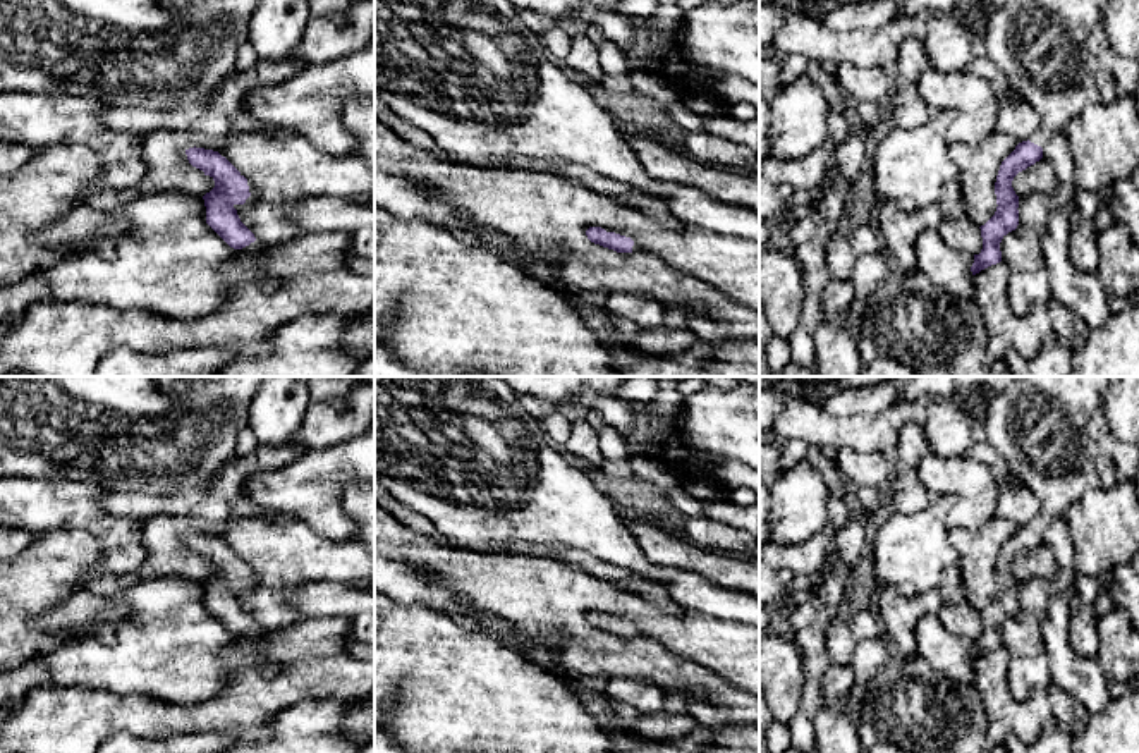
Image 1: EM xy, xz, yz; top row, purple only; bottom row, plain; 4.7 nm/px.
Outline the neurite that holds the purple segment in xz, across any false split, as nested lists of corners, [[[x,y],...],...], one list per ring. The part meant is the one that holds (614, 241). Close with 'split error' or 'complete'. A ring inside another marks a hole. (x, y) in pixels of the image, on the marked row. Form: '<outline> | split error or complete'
[[[589,227],[586,230],[586,236],[591,242],[613,249],[617,253],[632,253],[634,241],[630,237],[606,232],[601,227]]] | complete

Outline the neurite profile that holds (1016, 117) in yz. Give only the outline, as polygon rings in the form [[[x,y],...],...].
[[[976,55],[965,70],[943,72],[931,67],[919,77],[917,89],[931,113],[952,110],[957,115],[945,134],[948,144],[979,144],[995,131],[1022,143],[1039,126],[1038,112],[1010,89],[1007,76],[986,55]]]

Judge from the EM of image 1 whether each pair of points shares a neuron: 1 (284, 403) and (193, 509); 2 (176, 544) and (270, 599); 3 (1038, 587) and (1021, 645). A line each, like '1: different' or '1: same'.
1: different
2: same
3: same

